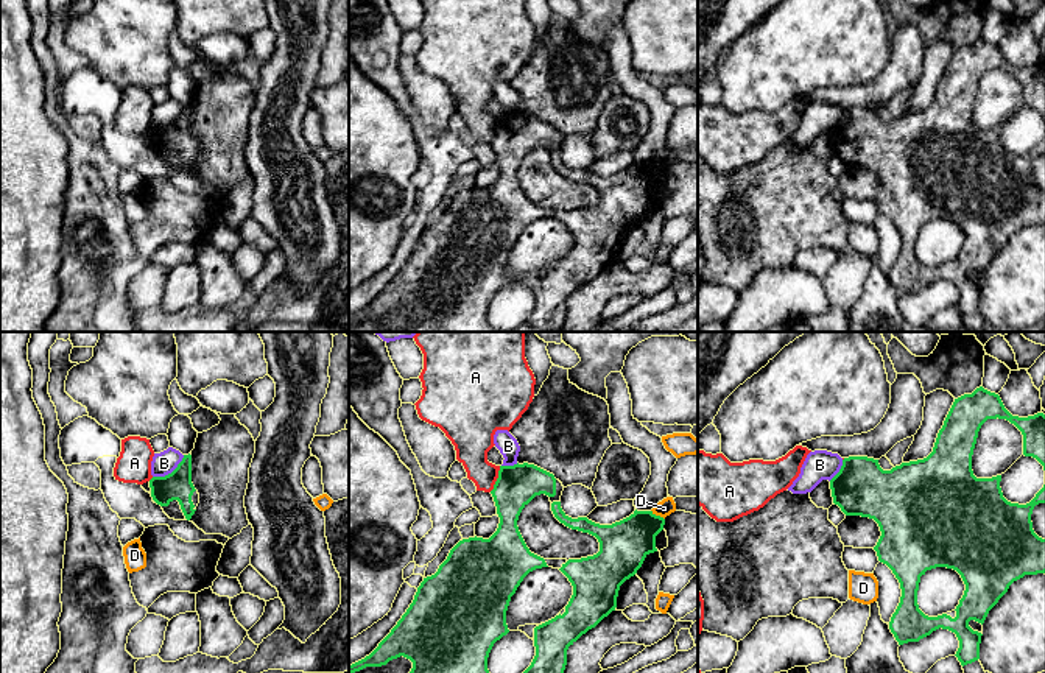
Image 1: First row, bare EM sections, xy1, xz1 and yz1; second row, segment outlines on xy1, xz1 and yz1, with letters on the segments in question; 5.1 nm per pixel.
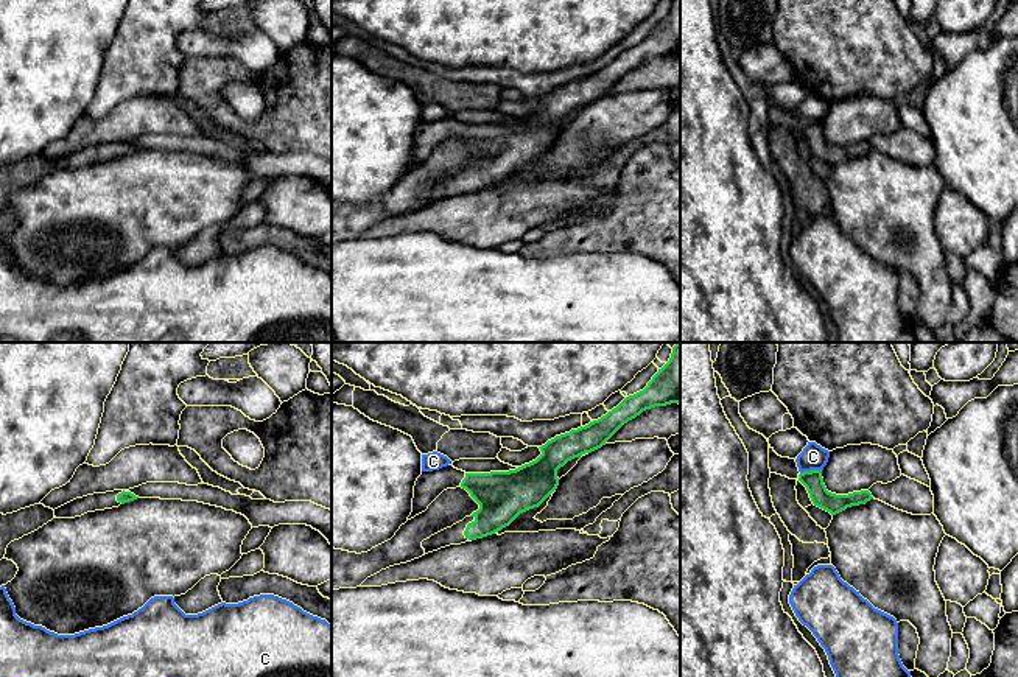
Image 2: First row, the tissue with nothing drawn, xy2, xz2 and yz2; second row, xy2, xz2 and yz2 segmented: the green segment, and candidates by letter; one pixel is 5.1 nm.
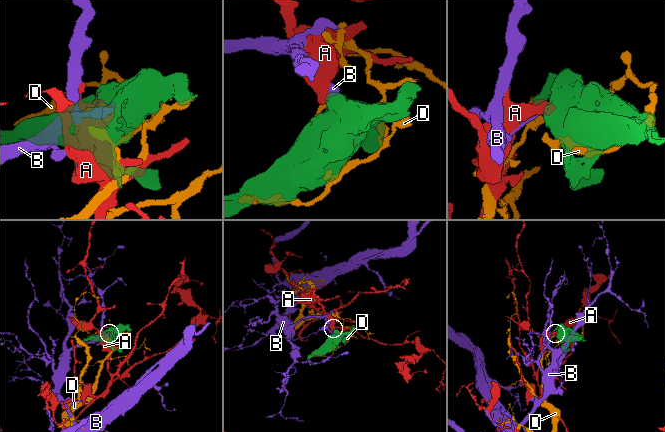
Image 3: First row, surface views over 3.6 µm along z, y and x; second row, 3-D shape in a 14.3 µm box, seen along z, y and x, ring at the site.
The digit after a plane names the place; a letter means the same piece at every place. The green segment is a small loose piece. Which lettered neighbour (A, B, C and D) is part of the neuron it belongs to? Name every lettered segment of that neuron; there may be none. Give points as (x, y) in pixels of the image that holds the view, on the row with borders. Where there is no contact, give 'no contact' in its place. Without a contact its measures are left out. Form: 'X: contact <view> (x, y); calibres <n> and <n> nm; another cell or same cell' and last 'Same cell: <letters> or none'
A: contact xz1 (497, 479); calibres 220 and 200 nm; another cell
B: contact xy1 (172, 472); calibres 150 and 120 nm; another cell
C: contact yz2 (811, 470); calibres 100 and 130 nm; another cell
D: contact xz1 (657, 516); calibres 260 and 90 nm; another cell
Same cell: none

